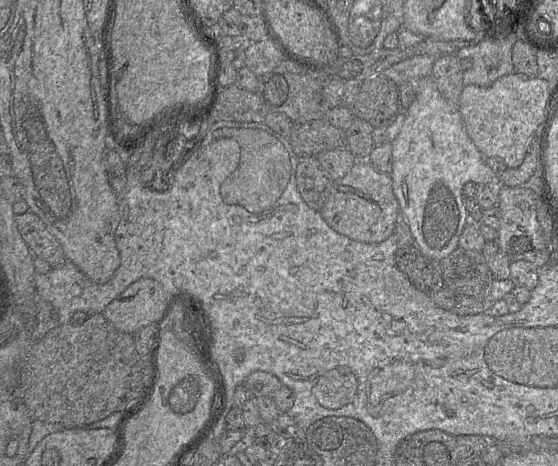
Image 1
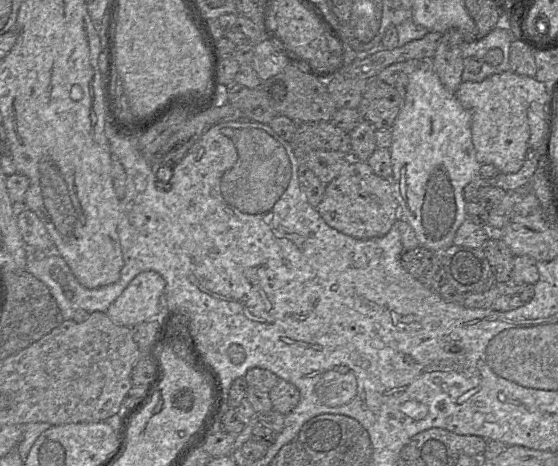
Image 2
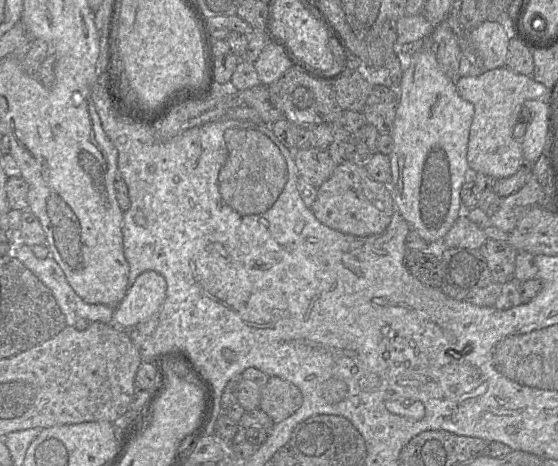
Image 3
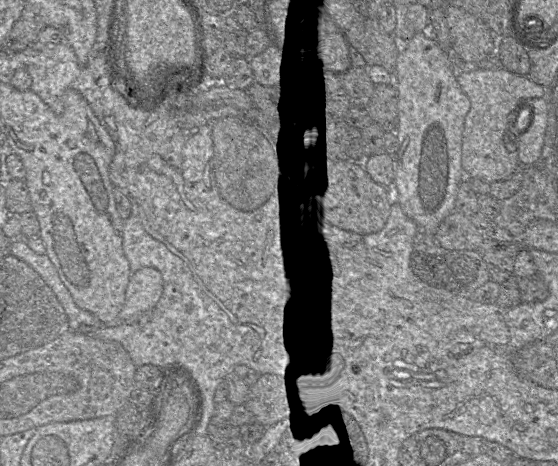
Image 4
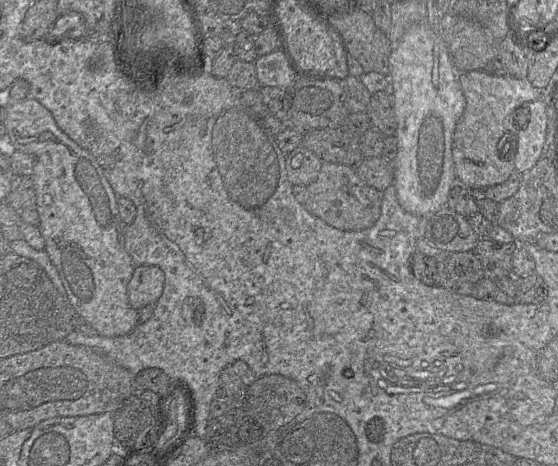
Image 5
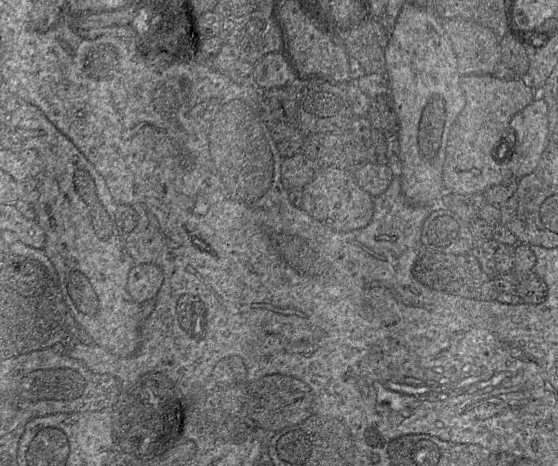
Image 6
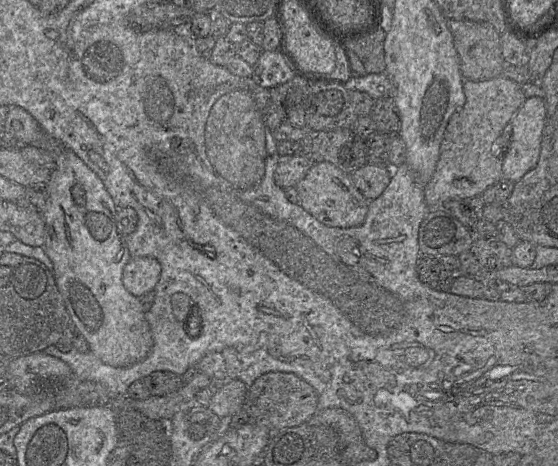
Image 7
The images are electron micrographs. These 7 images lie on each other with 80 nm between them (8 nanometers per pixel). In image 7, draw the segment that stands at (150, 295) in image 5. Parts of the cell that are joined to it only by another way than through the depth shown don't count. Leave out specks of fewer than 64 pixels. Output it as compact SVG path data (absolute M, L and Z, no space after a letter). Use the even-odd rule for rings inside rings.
M131 257L123 268L123 286L133 296L140 298L154 290L160 274L161 265L155 258Z

